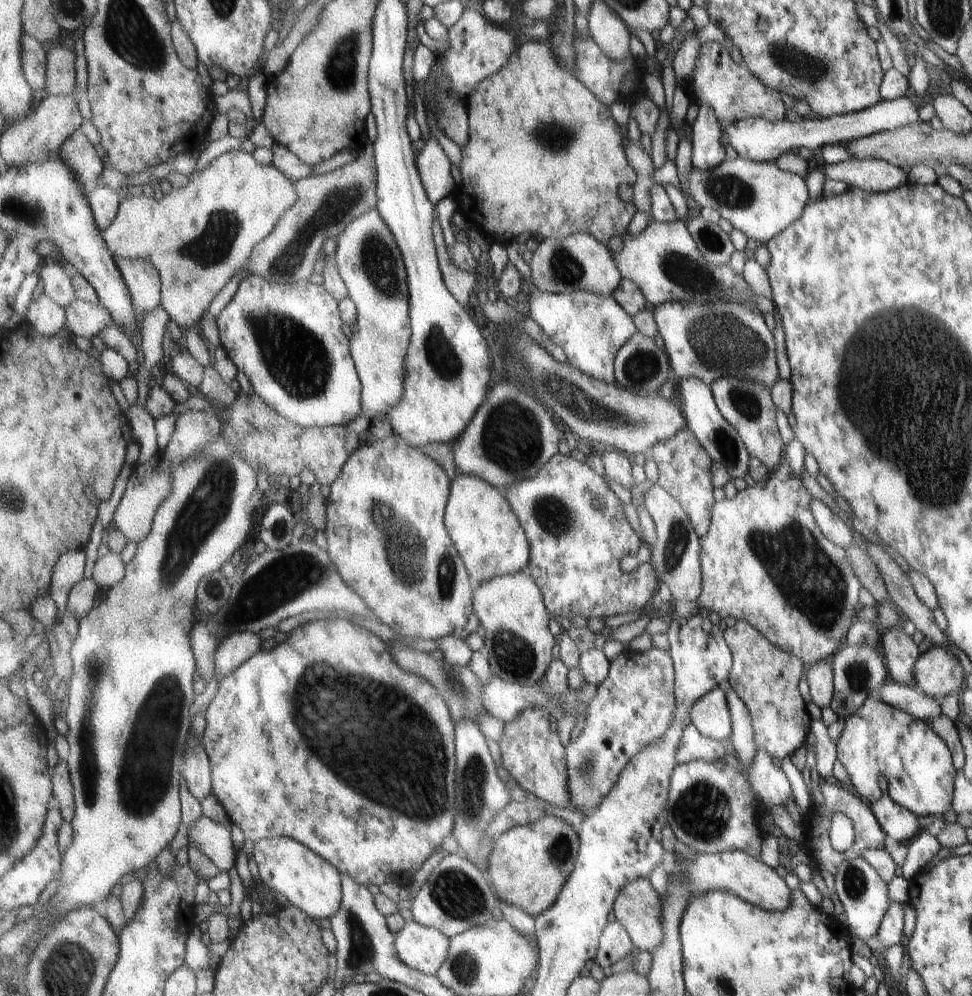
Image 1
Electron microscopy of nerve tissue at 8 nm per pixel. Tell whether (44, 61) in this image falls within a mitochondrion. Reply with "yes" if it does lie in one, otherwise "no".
no

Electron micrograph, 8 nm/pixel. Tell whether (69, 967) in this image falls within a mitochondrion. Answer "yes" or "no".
yes

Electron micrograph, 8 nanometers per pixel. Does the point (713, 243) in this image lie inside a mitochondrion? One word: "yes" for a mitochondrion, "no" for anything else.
yes

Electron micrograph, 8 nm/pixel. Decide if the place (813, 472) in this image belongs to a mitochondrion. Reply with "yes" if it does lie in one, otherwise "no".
no

